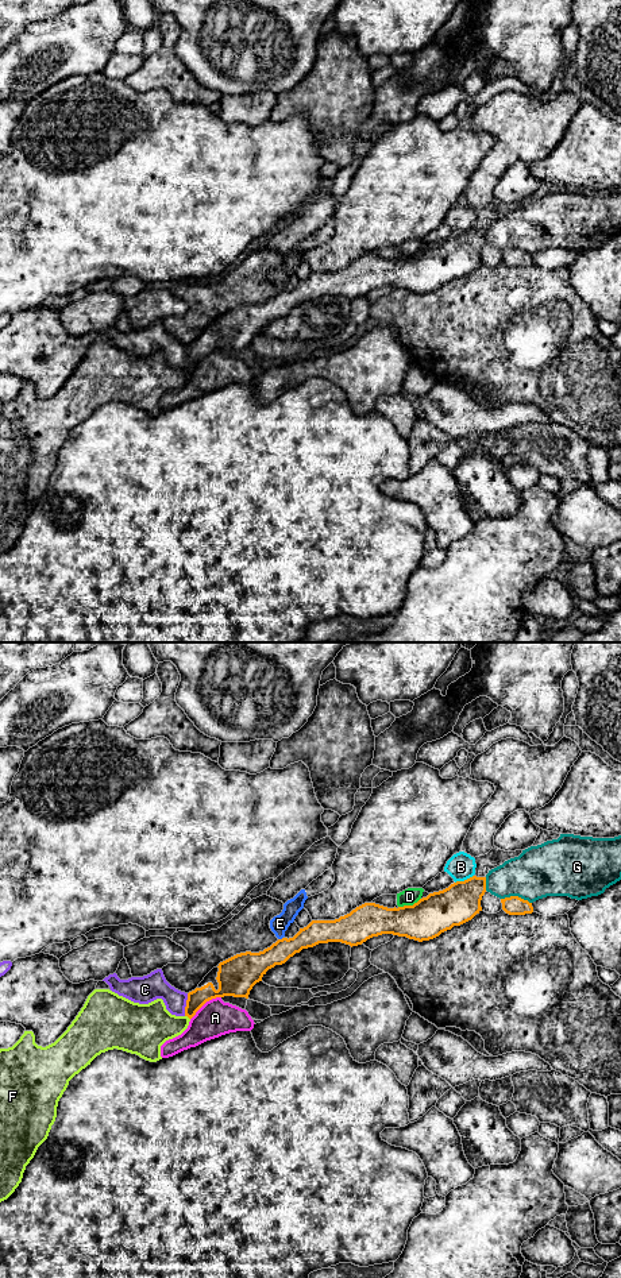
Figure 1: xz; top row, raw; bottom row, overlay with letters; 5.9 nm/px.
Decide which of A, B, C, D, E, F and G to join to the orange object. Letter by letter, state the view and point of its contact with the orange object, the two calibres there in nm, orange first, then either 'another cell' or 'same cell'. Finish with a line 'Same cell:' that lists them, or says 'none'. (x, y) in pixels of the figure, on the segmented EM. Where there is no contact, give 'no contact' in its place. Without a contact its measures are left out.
A: contact xz (204, 1003); calibres 240 and 220 nm; another cell
B: contact xz (465, 880); calibres 240 and 160 nm; another cell
C: contact xz (186, 1004); calibres 110 and 160 nm; same cell
D: contact xz (409, 906); calibres 240 and 100 nm; another cell
E: contact xz (280, 939); calibres 190 and 110 nm; another cell
F: contact xz (188, 1016); calibres 110 and 280 nm; another cell
G: contact xz (516, 896); calibres 110 and 320 nm; another cell
Same cell: C

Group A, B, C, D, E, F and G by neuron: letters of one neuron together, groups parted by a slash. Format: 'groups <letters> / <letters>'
groups A / B / C / D / E / F / G

